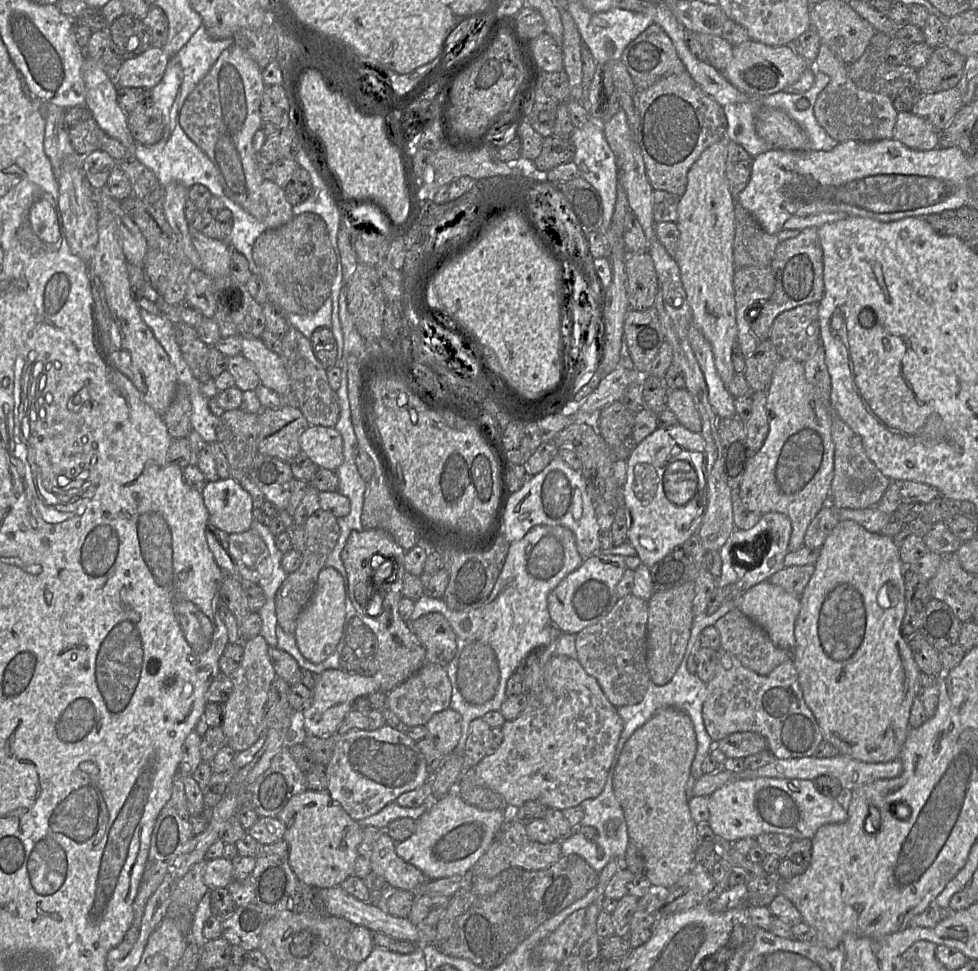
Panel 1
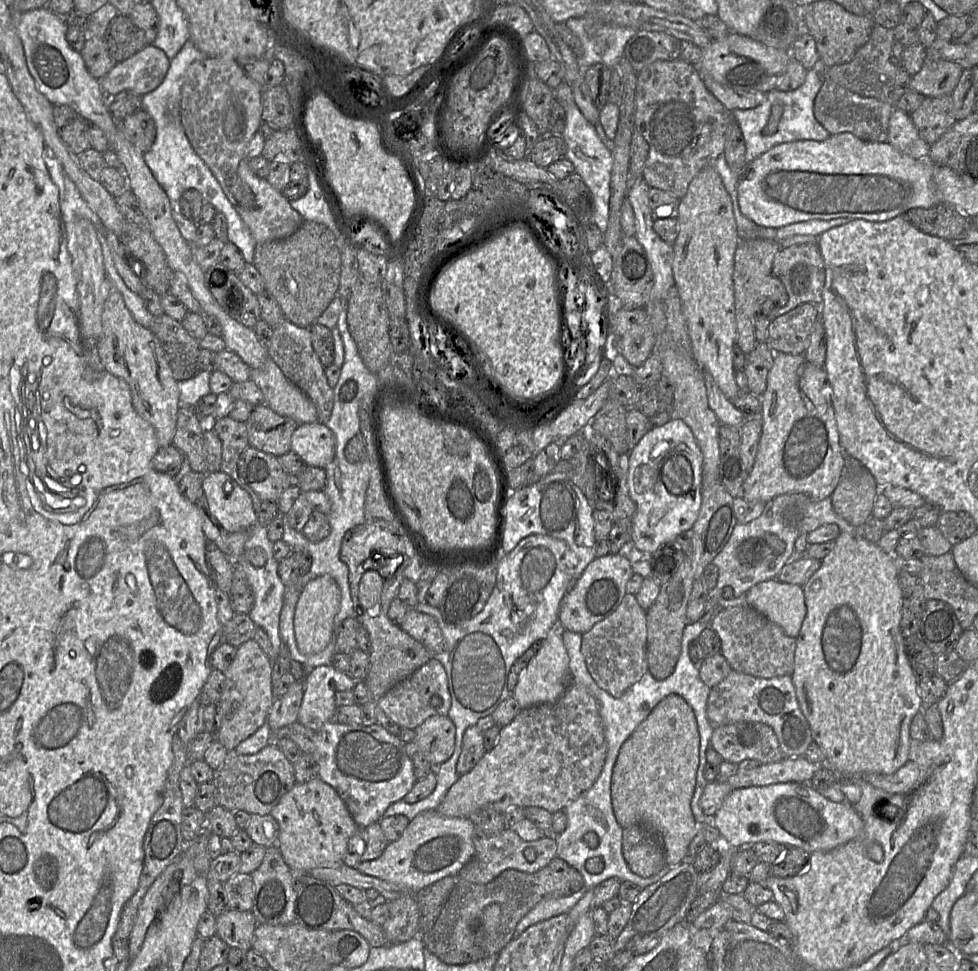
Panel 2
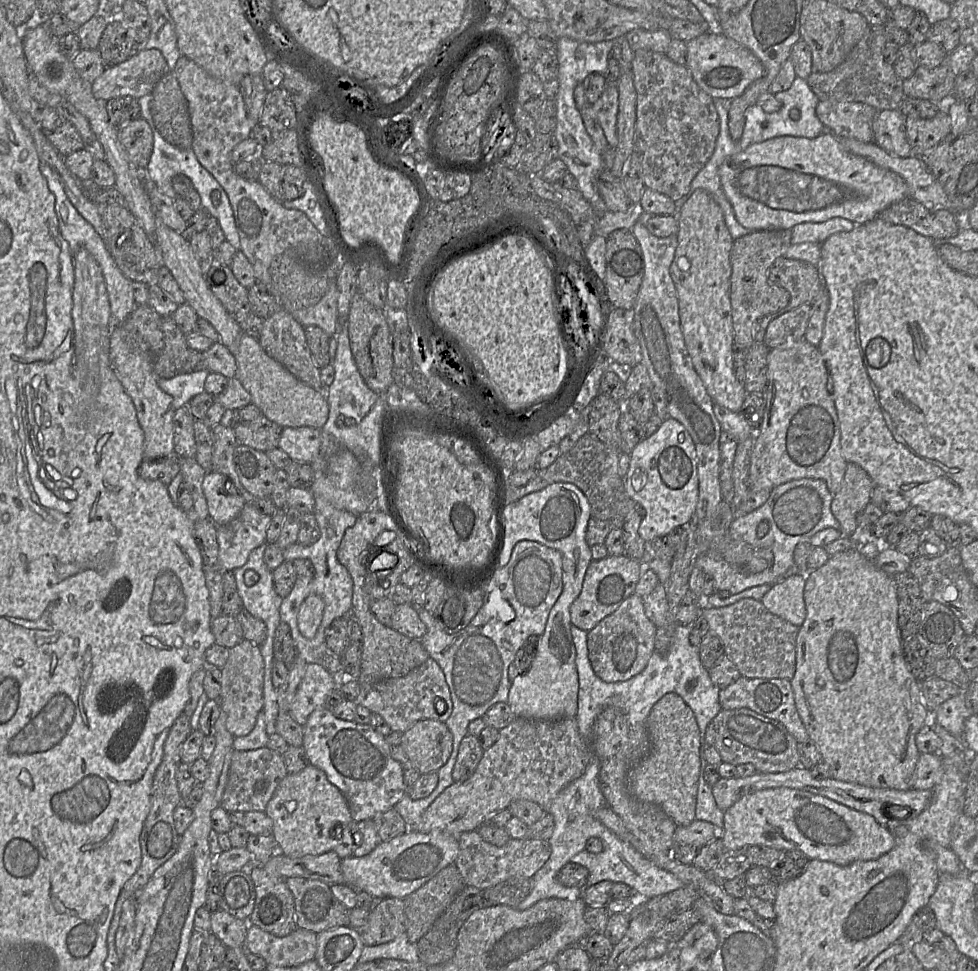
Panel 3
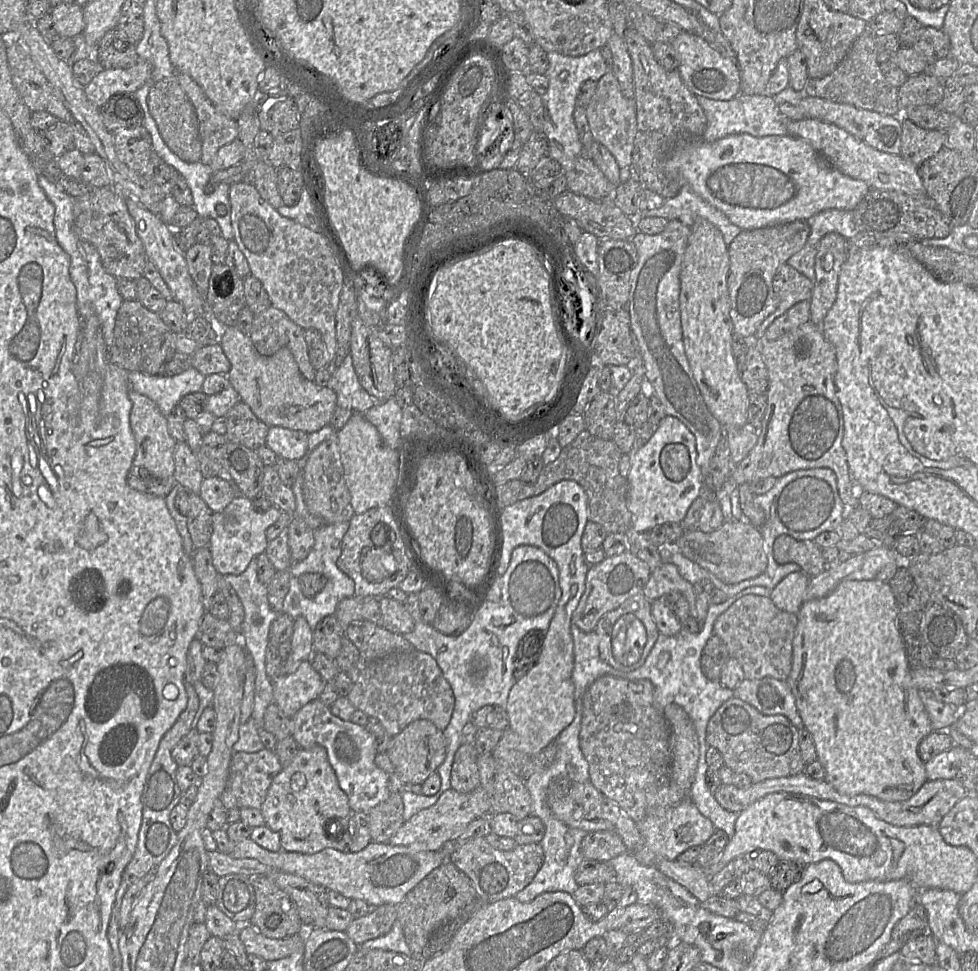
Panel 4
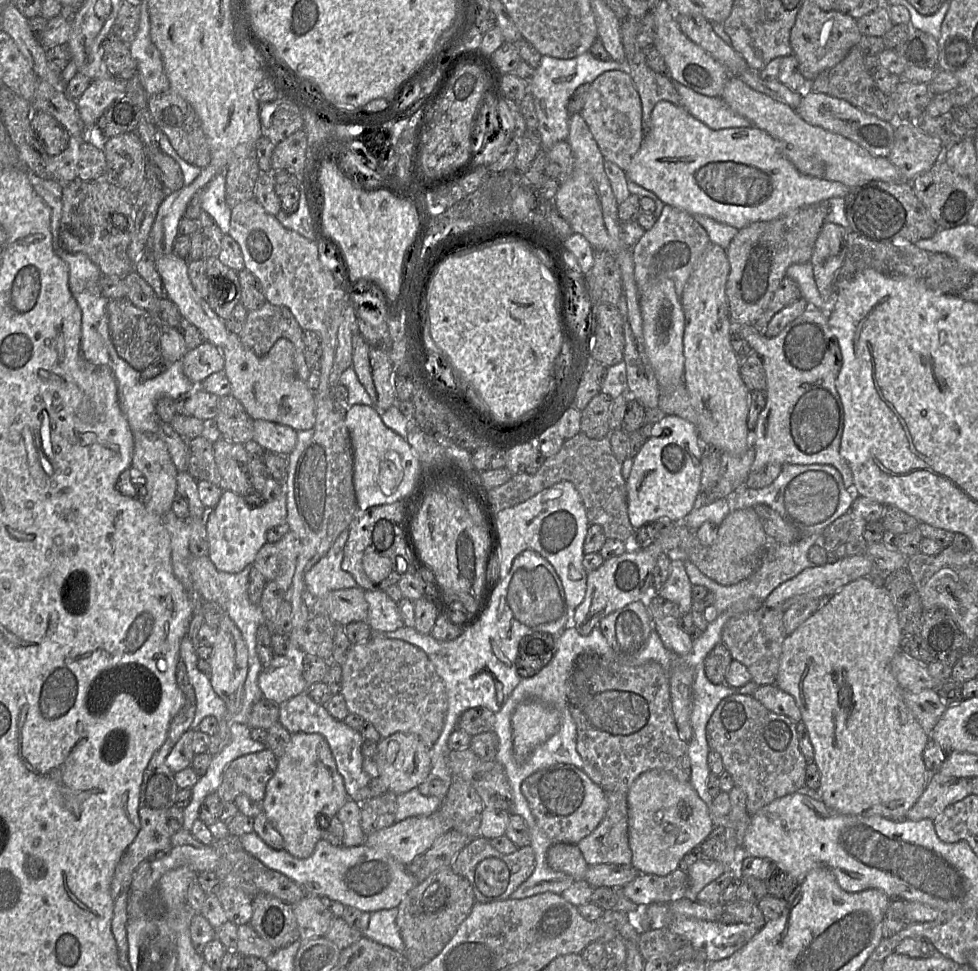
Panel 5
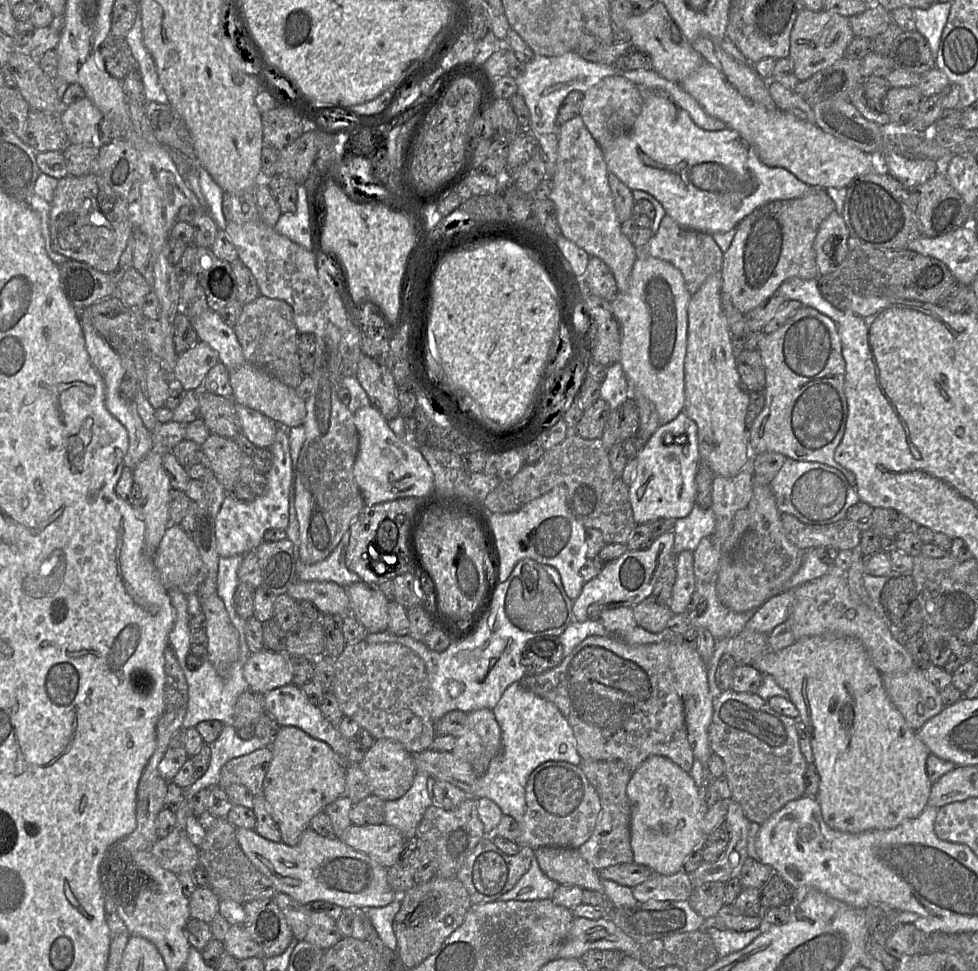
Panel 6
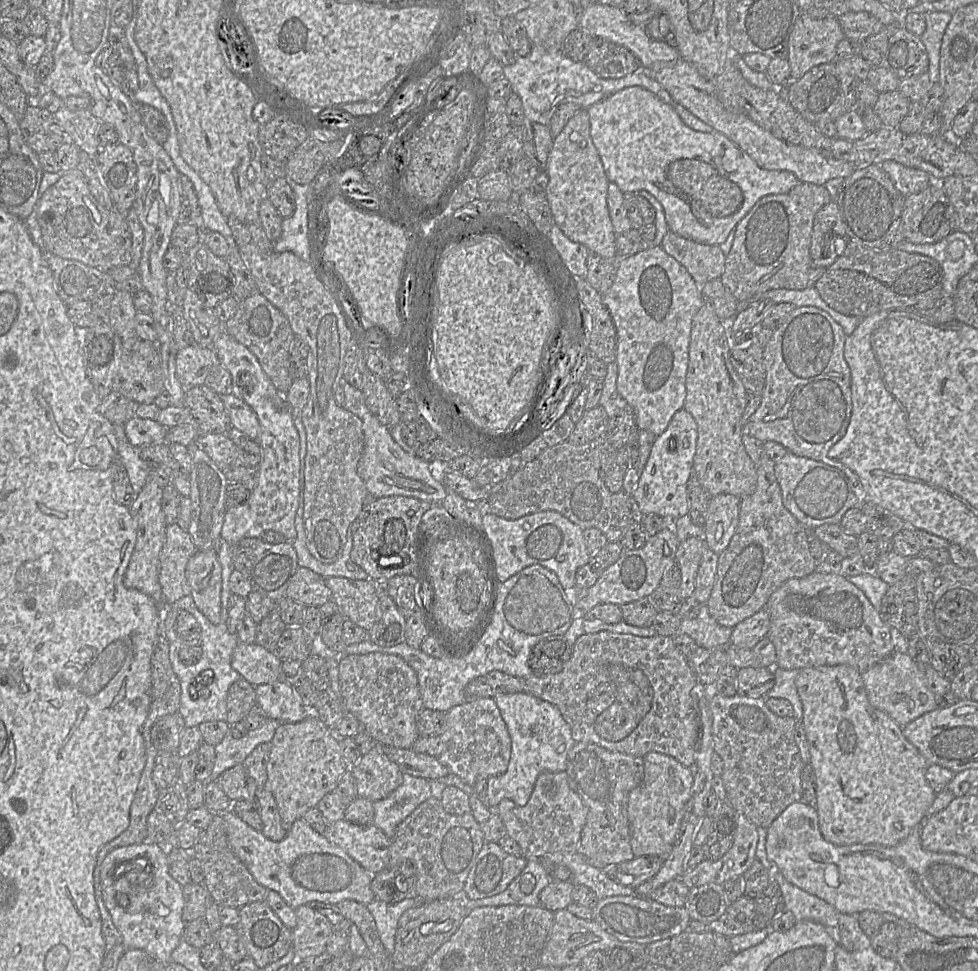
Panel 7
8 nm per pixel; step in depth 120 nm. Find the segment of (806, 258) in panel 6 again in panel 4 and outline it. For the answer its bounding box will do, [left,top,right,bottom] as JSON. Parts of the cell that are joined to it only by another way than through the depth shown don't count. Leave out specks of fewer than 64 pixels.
[728,220,810,339]

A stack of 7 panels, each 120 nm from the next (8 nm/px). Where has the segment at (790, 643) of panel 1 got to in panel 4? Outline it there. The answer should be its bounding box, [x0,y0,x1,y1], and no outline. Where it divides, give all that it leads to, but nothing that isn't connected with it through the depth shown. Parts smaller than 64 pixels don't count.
[770,571,810,614]

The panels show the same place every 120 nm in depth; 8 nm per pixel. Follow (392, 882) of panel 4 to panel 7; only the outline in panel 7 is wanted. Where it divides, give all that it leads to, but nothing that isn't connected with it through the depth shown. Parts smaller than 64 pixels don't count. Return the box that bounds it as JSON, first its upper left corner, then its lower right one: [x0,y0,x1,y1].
[215,808,375,909]

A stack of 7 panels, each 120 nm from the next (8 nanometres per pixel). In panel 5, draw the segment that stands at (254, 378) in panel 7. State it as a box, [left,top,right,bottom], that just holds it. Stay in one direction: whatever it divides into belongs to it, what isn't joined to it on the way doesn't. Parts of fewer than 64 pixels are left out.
[154,253,287,573]

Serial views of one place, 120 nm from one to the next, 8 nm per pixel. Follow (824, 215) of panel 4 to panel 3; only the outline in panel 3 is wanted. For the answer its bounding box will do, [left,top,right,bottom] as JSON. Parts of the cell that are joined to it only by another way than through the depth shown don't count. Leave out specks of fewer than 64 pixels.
[791,217,855,244]

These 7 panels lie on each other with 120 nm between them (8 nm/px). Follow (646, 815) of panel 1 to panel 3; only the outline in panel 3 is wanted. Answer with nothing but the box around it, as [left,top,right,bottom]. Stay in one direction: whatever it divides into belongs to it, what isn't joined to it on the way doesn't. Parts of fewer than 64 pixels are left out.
[628,693,700,826]

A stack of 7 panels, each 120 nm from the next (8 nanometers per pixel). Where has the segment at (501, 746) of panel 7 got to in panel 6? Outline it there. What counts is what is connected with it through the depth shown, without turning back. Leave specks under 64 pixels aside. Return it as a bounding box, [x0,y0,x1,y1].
[451,709,501,764]

